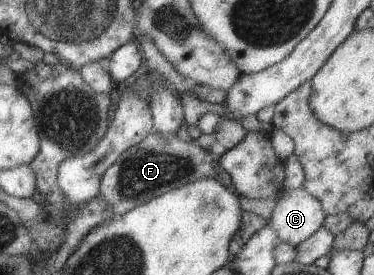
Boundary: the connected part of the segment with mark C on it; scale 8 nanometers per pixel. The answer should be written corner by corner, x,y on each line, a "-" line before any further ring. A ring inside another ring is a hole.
298,188
283,193
267,223
276,231
280,242
296,248
320,229
325,217
320,201

